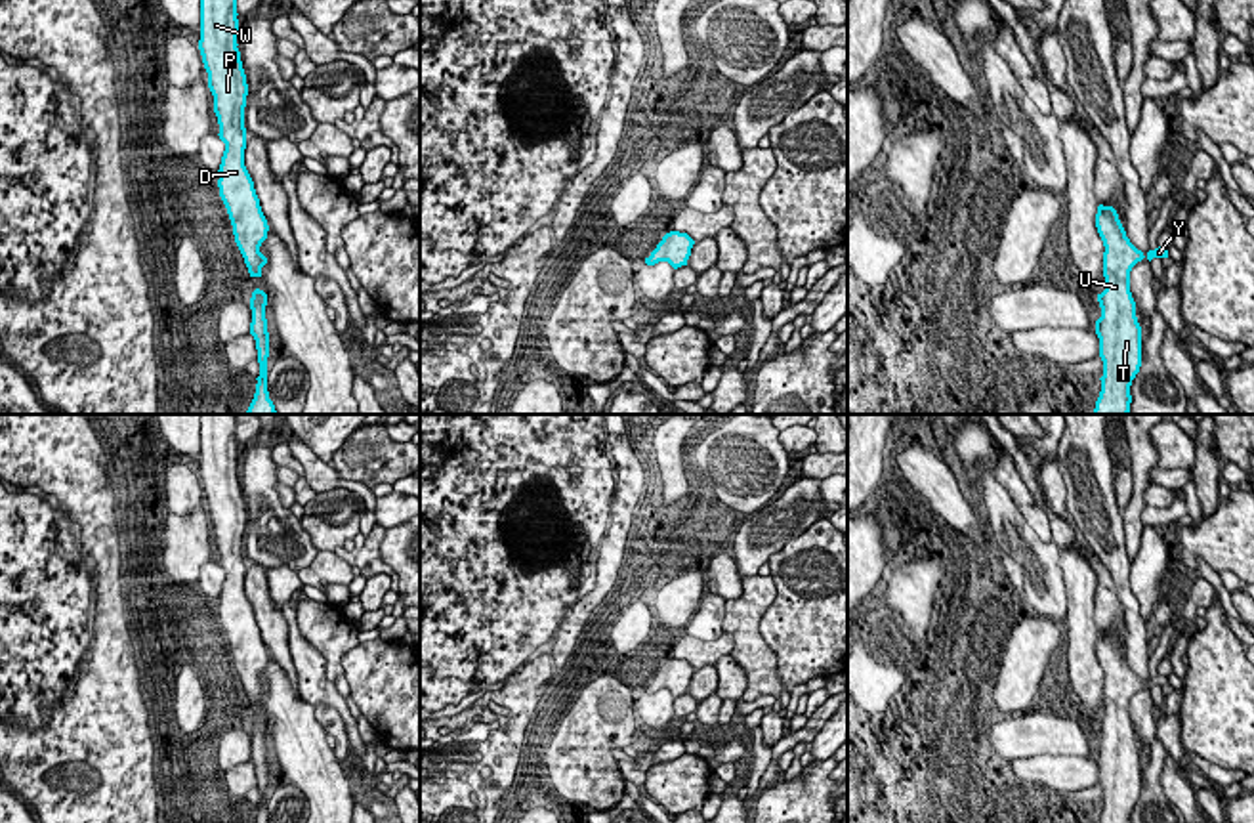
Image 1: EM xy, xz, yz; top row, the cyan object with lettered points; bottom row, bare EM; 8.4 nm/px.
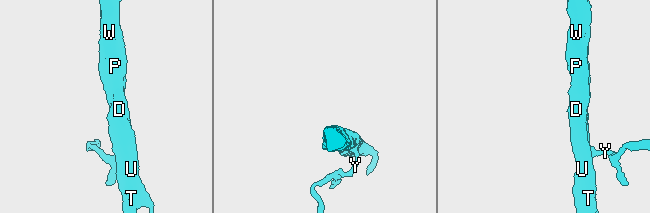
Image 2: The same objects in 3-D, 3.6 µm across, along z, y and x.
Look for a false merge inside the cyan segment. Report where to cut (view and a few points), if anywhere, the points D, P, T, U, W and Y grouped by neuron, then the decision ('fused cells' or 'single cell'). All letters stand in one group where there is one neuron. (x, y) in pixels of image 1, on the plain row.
cut none; groups D P T U W Y; single cell

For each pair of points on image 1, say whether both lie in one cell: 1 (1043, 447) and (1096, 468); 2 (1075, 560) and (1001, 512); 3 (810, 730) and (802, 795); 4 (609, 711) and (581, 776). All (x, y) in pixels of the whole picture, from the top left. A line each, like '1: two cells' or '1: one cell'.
1: two cells
2: two cells
3: two cells
4: one cell

